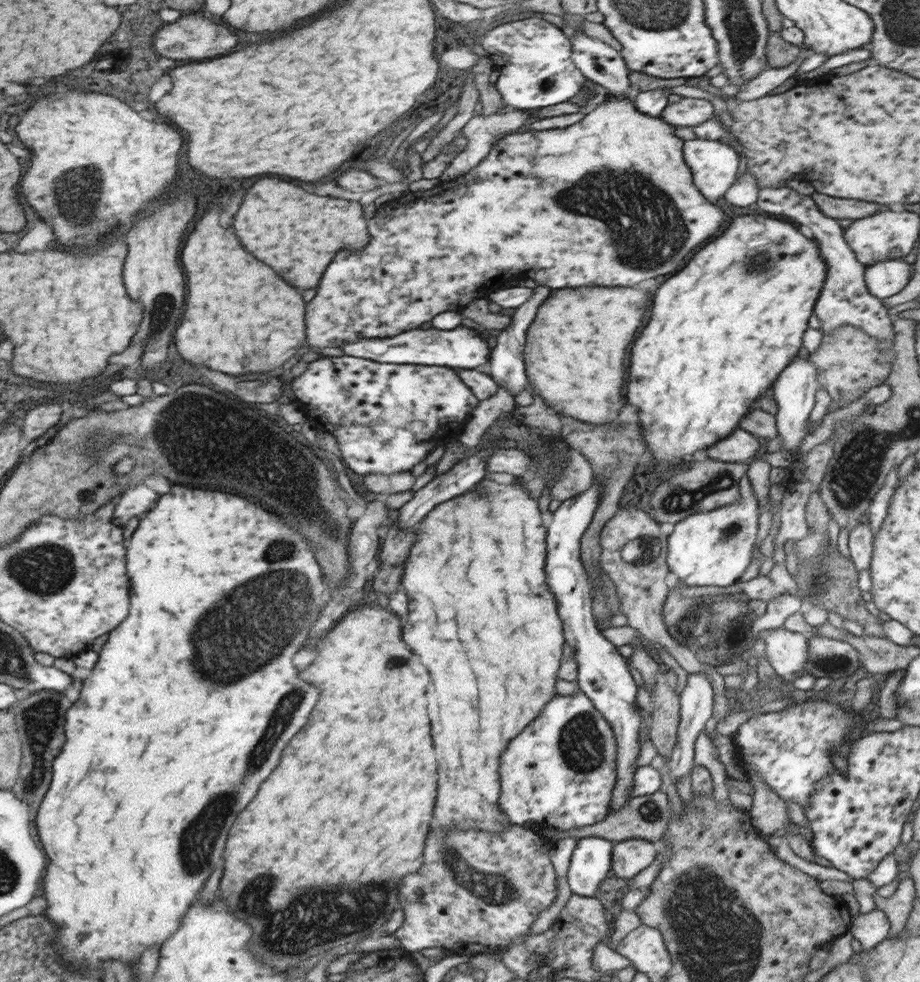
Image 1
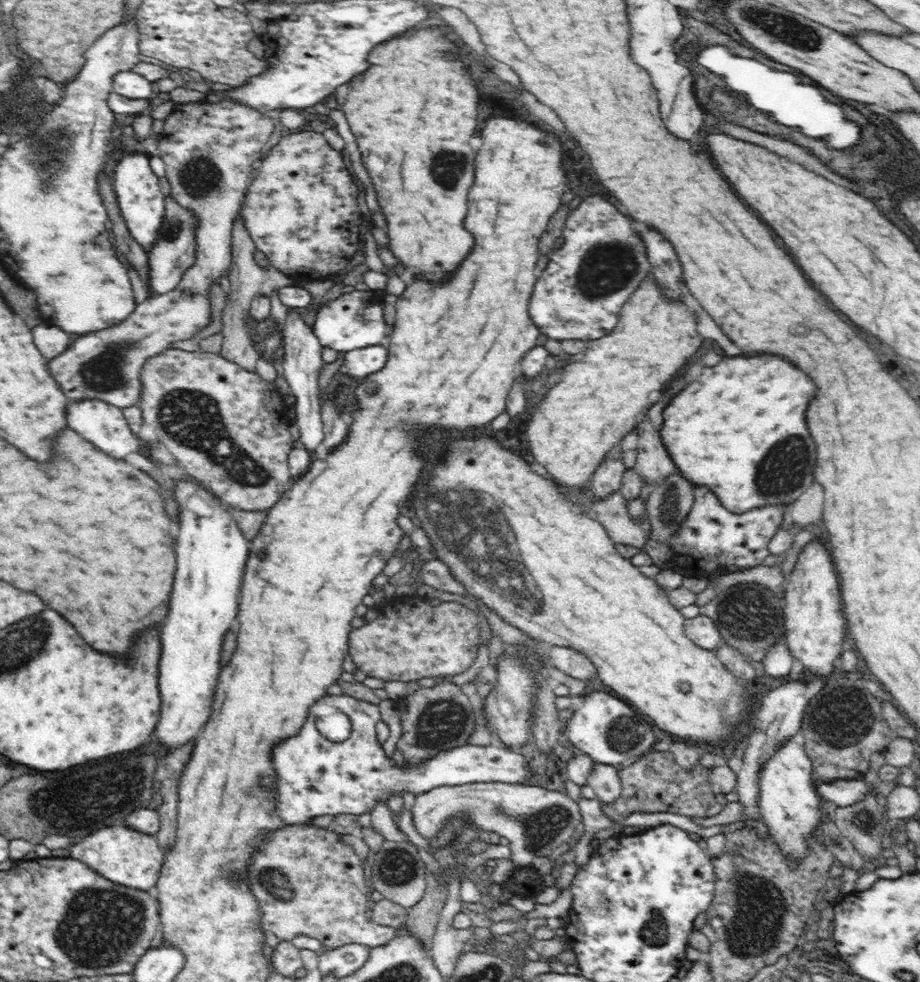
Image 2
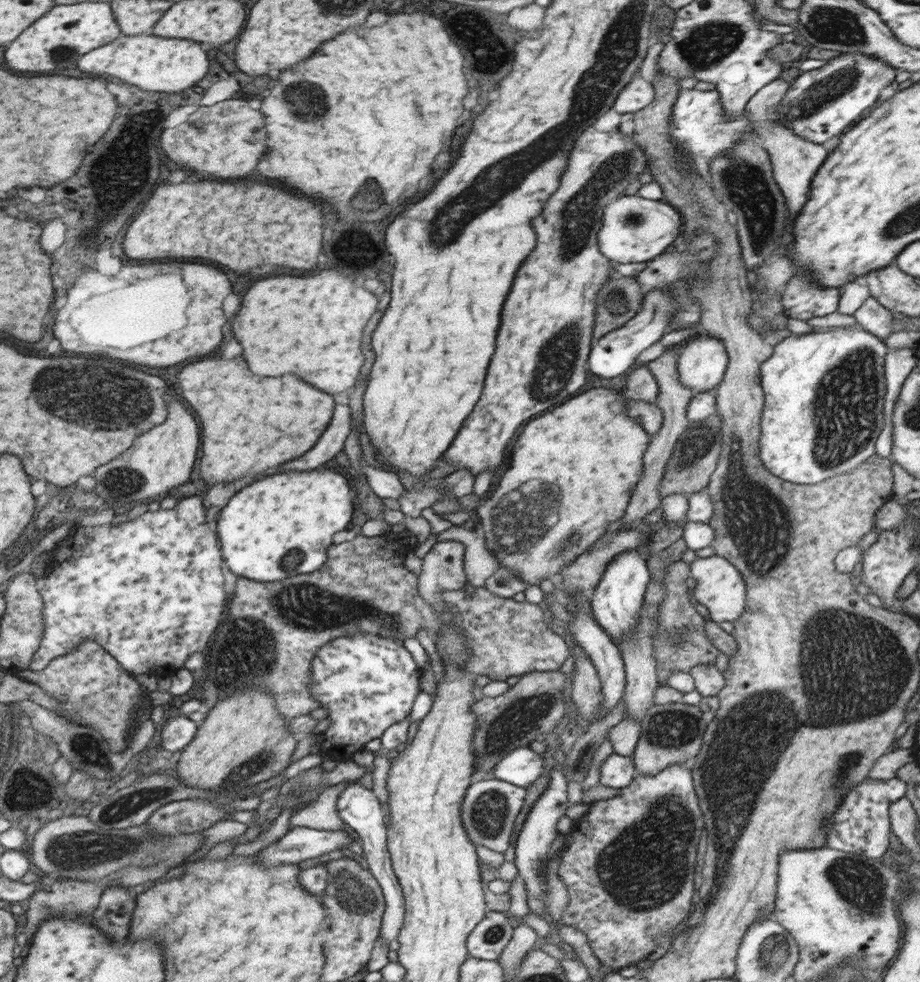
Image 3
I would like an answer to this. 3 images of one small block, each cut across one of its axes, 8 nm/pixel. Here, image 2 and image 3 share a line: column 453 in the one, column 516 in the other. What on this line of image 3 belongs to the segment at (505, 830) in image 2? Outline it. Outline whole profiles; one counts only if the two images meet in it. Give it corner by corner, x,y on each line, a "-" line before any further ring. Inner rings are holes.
500,779
482,780
472,783
462,799
459,818
469,842
484,846
494,852
504,853
509,848
510,838
518,812
526,798
525,788

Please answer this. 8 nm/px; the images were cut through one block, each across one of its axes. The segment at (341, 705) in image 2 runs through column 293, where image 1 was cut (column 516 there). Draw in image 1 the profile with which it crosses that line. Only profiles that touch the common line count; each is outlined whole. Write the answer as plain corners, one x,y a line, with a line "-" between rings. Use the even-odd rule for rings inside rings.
584,692
564,696
556,694
544,705
542,714
514,736
500,756
501,810
512,825
528,822
547,824
548,828
572,830
593,826
604,820
609,811
612,789
618,777
616,768
616,740
608,720
595,709

